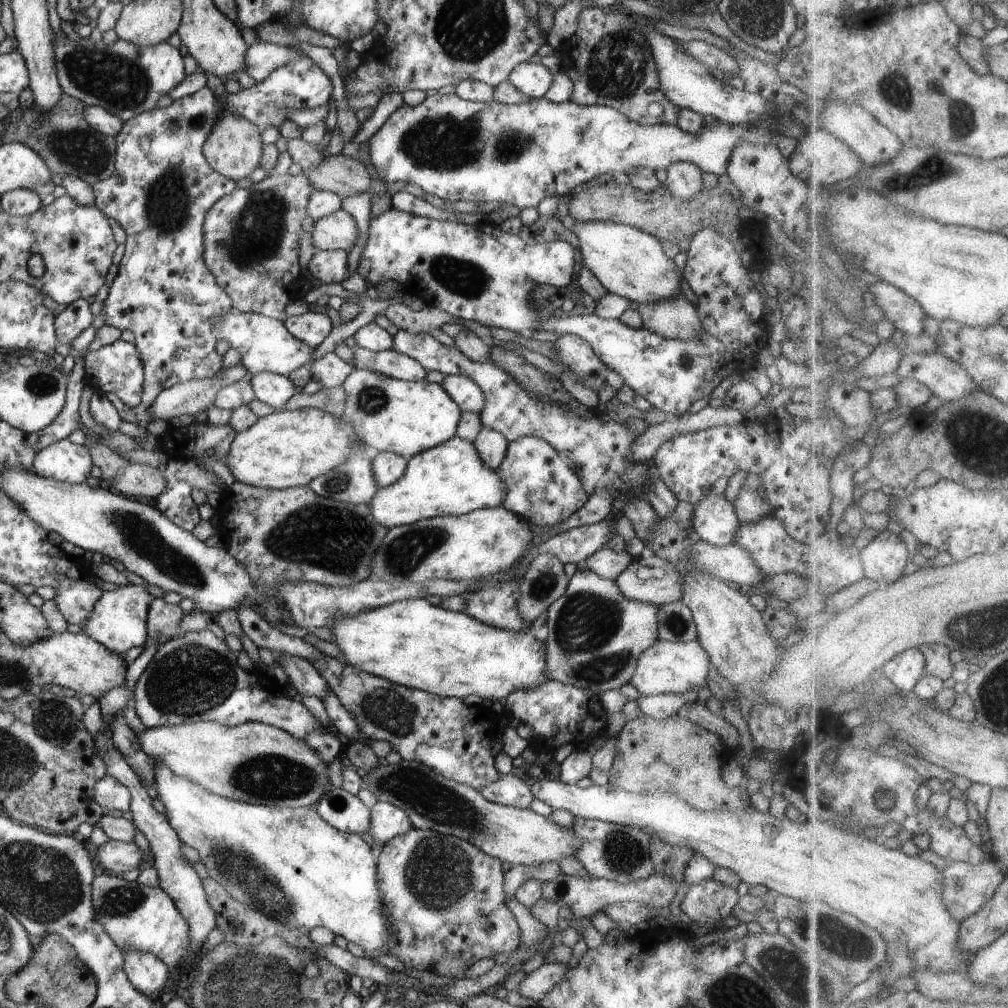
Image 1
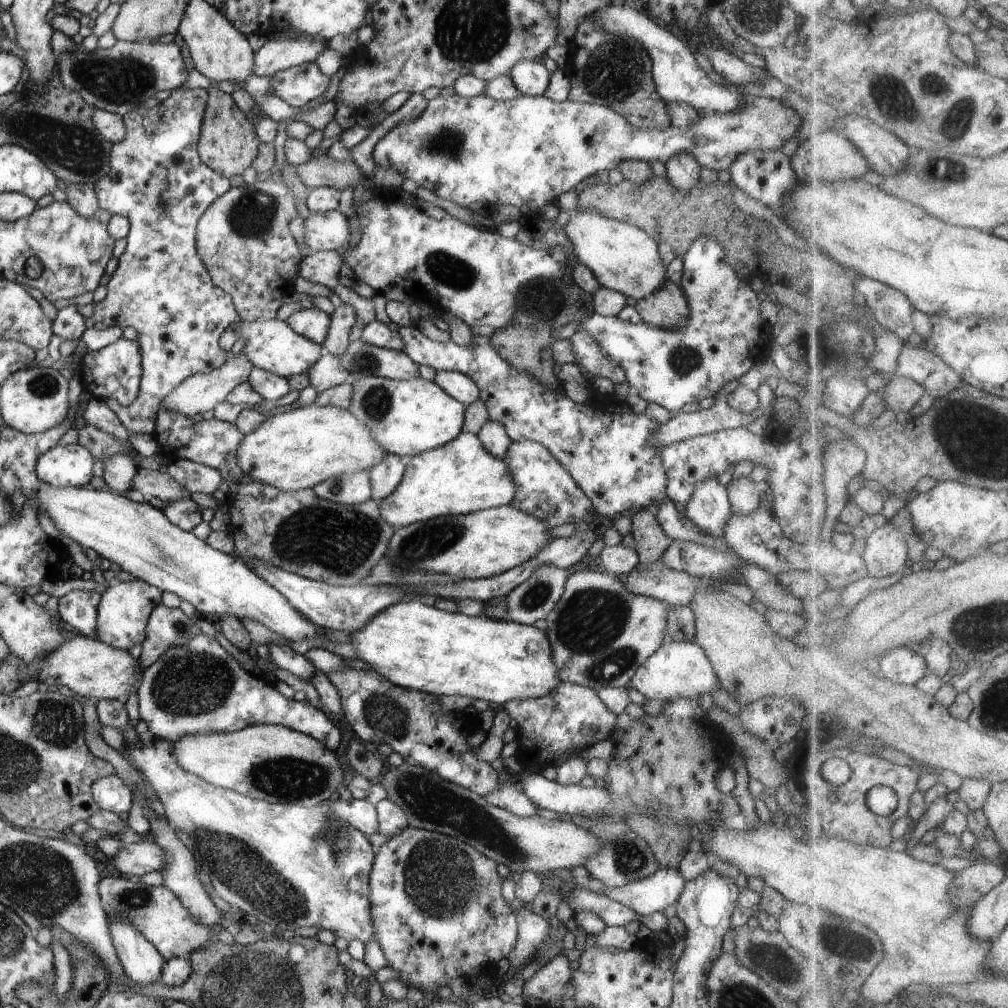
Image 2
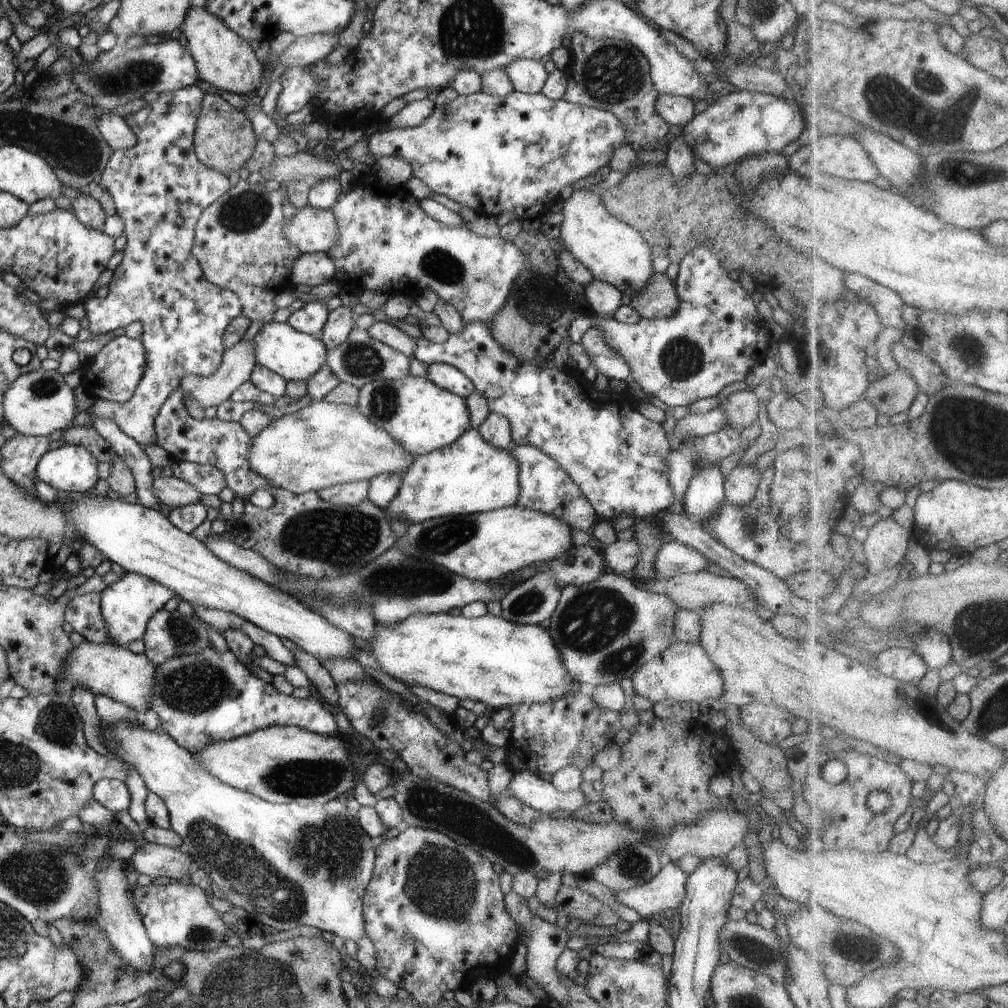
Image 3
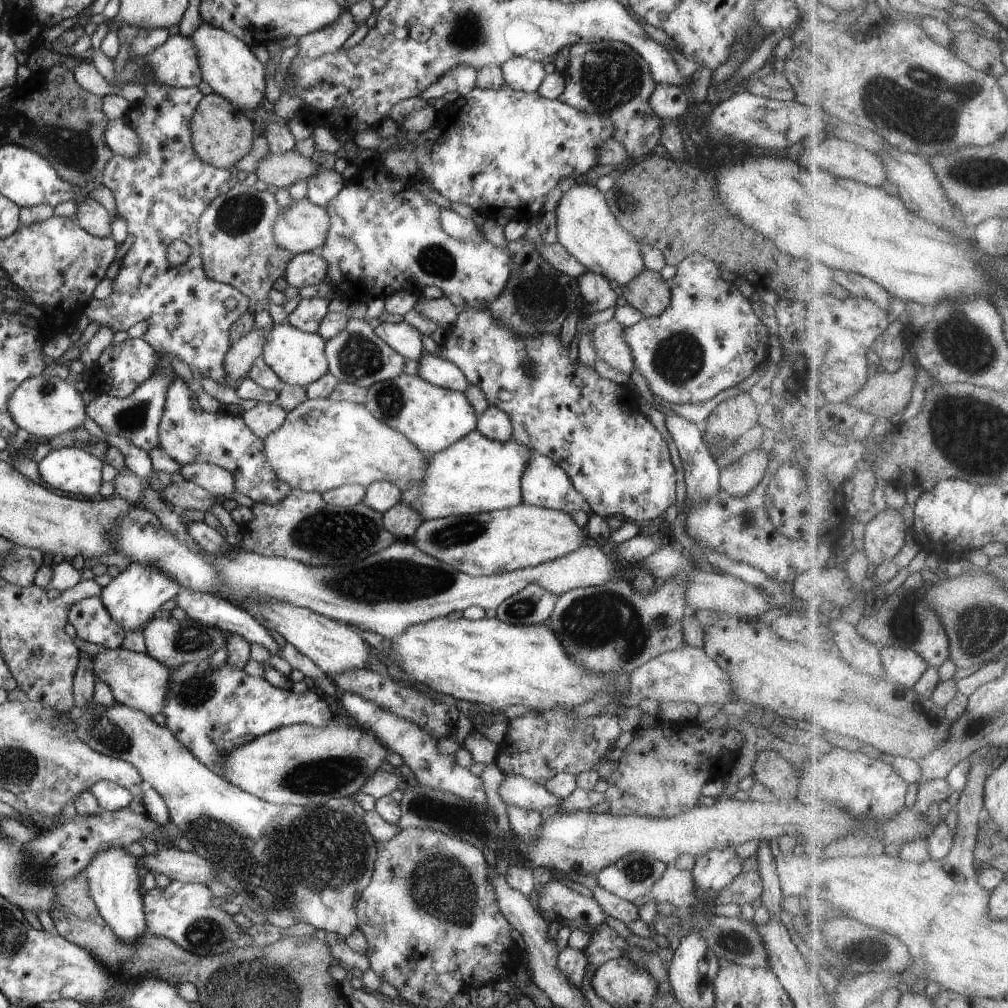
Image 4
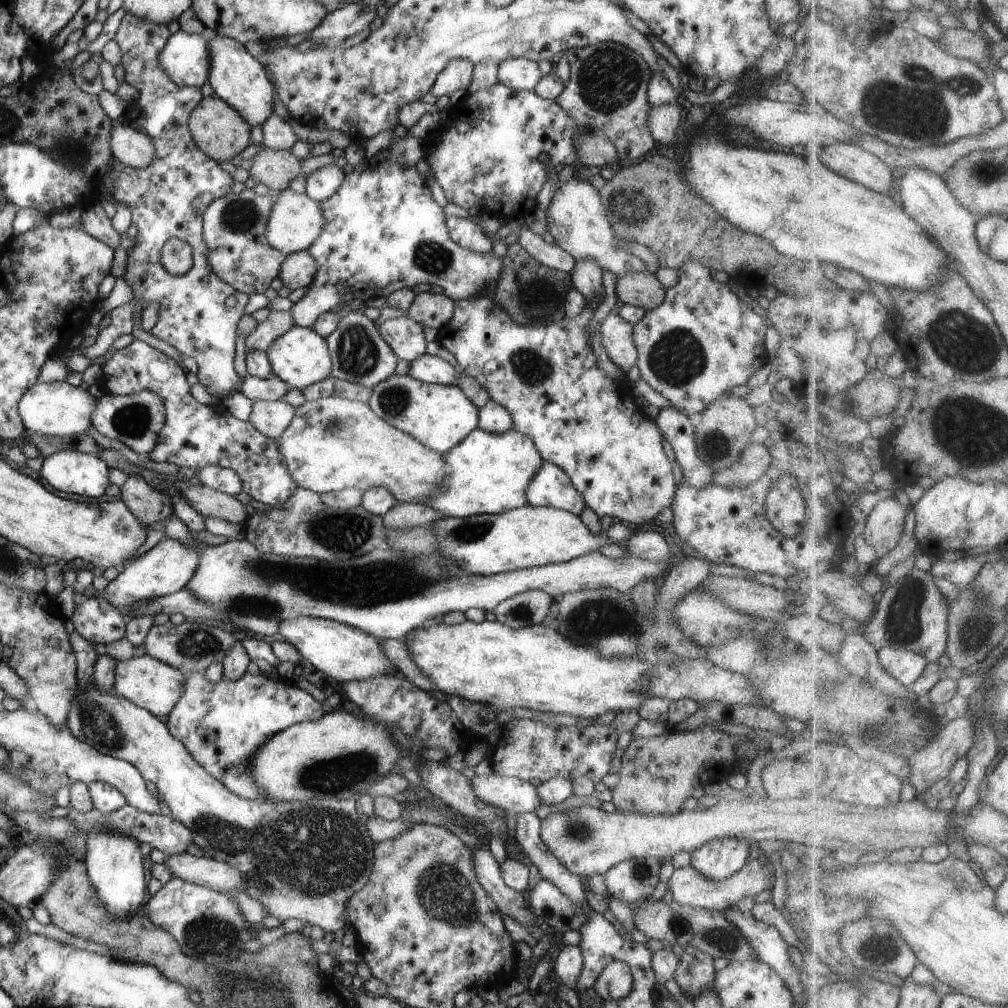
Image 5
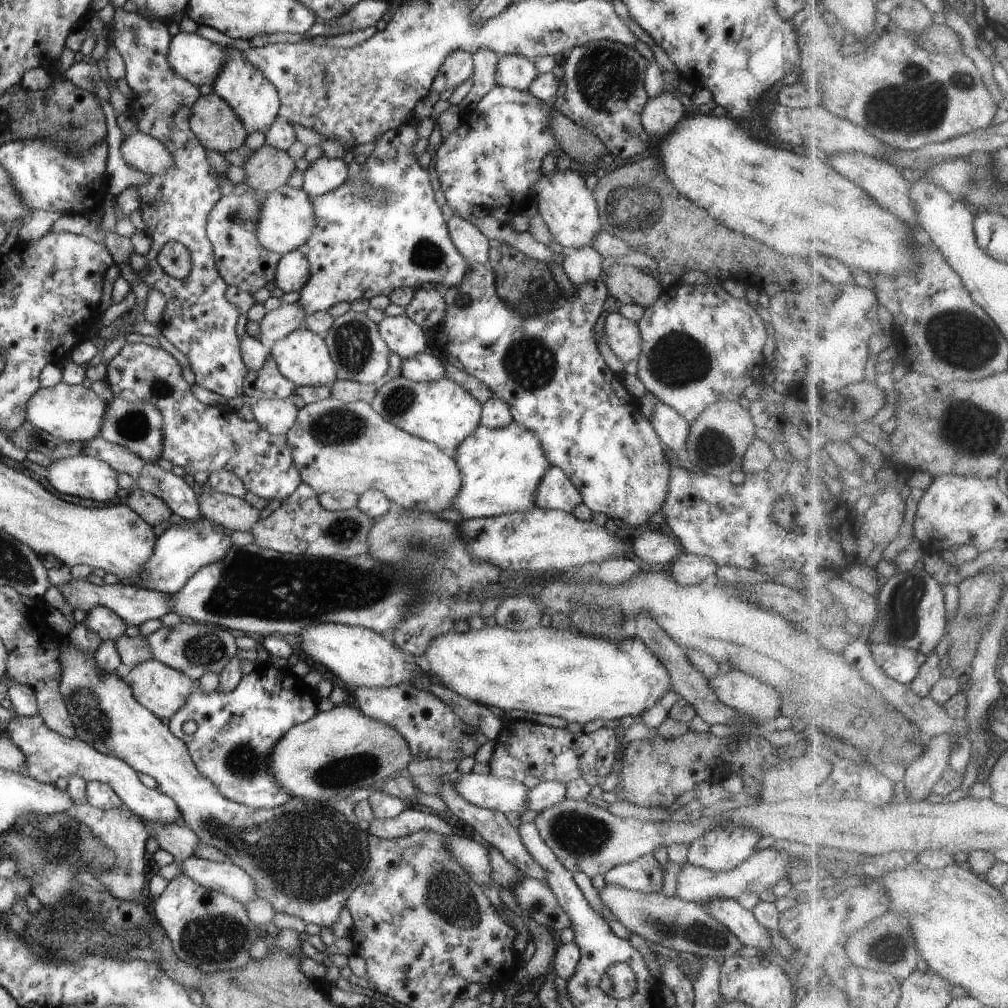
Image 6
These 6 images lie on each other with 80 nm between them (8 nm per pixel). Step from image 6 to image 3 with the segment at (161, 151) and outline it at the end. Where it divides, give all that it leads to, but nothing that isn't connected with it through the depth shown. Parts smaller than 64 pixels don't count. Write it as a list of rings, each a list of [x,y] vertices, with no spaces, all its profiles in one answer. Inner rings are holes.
[[[105,112],[98,119],[99,132],[104,141],[113,149],[129,150],[136,145],[137,139],[130,126],[122,117],[111,112]]]

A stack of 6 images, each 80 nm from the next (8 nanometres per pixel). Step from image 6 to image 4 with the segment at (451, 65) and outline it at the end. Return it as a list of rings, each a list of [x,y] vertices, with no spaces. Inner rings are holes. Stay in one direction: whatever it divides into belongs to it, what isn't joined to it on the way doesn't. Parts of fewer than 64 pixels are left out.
[[[458,66],[446,72],[435,84],[428,86],[420,97],[426,101],[430,99],[440,101],[448,92],[455,91],[460,96],[467,95],[477,87],[476,80],[478,80],[478,74],[474,68]]]

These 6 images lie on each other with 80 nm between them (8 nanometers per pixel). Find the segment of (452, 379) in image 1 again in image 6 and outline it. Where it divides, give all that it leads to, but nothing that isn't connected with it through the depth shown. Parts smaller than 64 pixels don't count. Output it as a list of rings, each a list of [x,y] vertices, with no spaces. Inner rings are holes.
[[[424,352],[402,359],[401,375],[414,382],[435,381],[445,376],[441,359]]]

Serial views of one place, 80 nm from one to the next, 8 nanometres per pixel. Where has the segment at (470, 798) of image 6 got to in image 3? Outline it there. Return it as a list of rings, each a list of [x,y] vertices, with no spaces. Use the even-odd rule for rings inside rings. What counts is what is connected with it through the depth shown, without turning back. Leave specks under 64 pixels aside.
[[[531,772],[513,773],[506,792],[523,805],[544,815],[549,815],[555,810],[570,810],[572,813],[588,804],[579,788],[562,792],[551,782],[544,781]]]

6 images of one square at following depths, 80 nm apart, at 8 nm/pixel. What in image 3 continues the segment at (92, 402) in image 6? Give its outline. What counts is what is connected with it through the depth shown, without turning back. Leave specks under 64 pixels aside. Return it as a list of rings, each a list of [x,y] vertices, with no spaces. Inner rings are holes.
[[[42,367],[32,373],[20,376],[3,396],[3,414],[7,425],[12,427],[16,434],[30,437],[48,437],[53,432],[64,430],[72,424],[72,420],[79,414],[76,407],[76,396],[64,378],[57,371],[46,371]]]

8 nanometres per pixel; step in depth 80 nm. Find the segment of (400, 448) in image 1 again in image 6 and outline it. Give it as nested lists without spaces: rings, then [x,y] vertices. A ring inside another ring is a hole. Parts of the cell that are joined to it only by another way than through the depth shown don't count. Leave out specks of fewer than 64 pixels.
[[[400,375],[377,390],[371,405],[384,420],[430,441],[451,457],[455,456],[458,445],[478,428],[483,409],[483,403],[446,376],[430,382],[414,382]]]

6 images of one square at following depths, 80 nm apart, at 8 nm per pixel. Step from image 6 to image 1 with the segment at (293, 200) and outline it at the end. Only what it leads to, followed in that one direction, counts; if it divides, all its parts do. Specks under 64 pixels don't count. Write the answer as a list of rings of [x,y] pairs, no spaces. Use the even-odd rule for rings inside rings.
[[[340,208],[314,221],[311,241],[318,251],[349,251],[359,236],[356,221],[348,211]]]

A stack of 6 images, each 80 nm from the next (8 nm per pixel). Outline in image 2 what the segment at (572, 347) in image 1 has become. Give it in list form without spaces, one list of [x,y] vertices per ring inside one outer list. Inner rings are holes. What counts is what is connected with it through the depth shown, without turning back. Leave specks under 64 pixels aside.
[[[578,331],[570,338],[573,346],[573,350],[576,357],[576,365],[581,364],[584,369],[586,369],[590,374],[594,374],[592,382],[596,380],[599,376],[602,378],[608,378],[612,380],[614,385],[623,383],[626,381],[626,371],[618,363],[615,363],[603,350],[600,346],[600,343],[592,336],[589,335],[586,331]]]

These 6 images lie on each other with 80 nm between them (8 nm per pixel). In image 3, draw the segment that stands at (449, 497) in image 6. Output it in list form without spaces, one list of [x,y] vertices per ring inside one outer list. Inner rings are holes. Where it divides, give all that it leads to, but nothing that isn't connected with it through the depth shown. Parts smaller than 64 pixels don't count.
[[[321,399],[312,401],[301,410],[274,420],[254,439],[249,453],[249,462],[253,470],[271,481],[276,488],[287,489],[293,494],[309,491],[318,493],[343,483],[370,481],[379,475],[404,475],[413,464],[415,457],[408,453],[386,430],[374,424],[368,416],[355,406],[333,404]]]

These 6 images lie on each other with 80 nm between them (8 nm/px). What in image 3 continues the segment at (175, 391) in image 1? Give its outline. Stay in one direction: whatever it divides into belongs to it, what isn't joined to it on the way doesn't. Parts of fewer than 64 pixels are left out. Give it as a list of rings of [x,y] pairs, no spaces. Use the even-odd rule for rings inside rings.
[[[241,339],[238,344],[228,348],[223,355],[221,366],[208,377],[199,375],[185,375],[179,383],[186,399],[195,400],[202,409],[218,407],[225,402],[244,382],[247,382],[252,375],[255,366],[255,342],[253,340]]]

